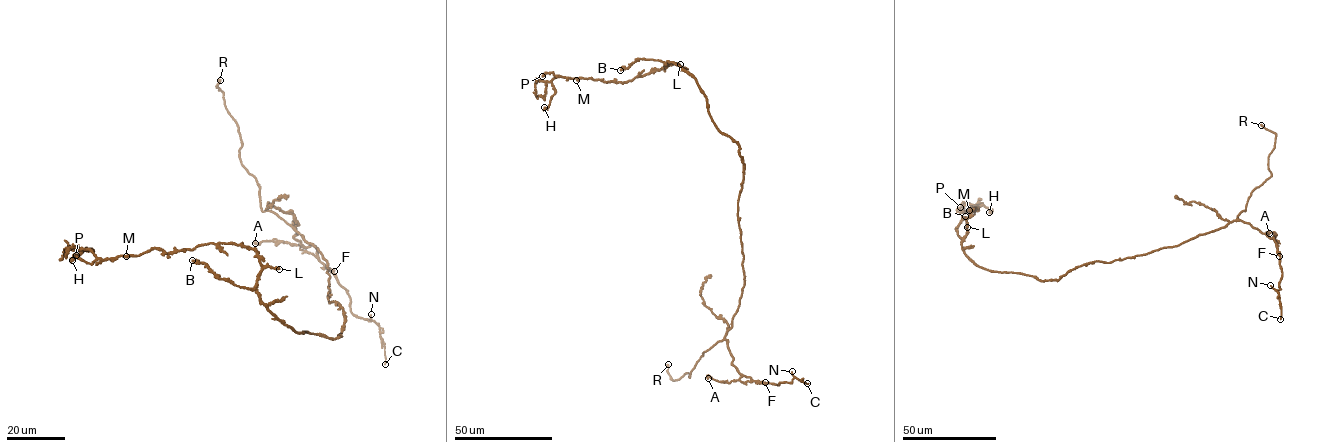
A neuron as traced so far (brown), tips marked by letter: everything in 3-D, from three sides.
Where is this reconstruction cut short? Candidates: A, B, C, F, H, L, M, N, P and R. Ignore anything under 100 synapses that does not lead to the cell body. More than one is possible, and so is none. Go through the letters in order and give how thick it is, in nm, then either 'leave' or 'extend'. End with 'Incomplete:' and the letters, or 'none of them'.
A: 180 nm | leave
B: 400 nm | leave
C: 110 nm | leave
F: 170 nm | leave
H: 480 nm | leave
L: 260 nm | leave
M: 320 nm | leave
N: 90 nm | leave
P: 380 nm | leave
R: 420 nm | extend
Incomplete: R

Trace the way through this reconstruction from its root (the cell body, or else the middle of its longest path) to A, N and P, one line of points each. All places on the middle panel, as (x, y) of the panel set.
A: (743, 170), (737, 215), (744, 285), (725, 336), (731, 364), (742, 376), (729, 382), (708, 375), (708, 378)
N: (743, 170), (737, 215), (744, 285), (725, 339), (731, 364), (753, 381), (778, 385), (791, 382), (792, 371)
P: (743, 170), (739, 145), (715, 124), (697, 81), (672, 62), (626, 82), (562, 77), (551, 72), (542, 76)

